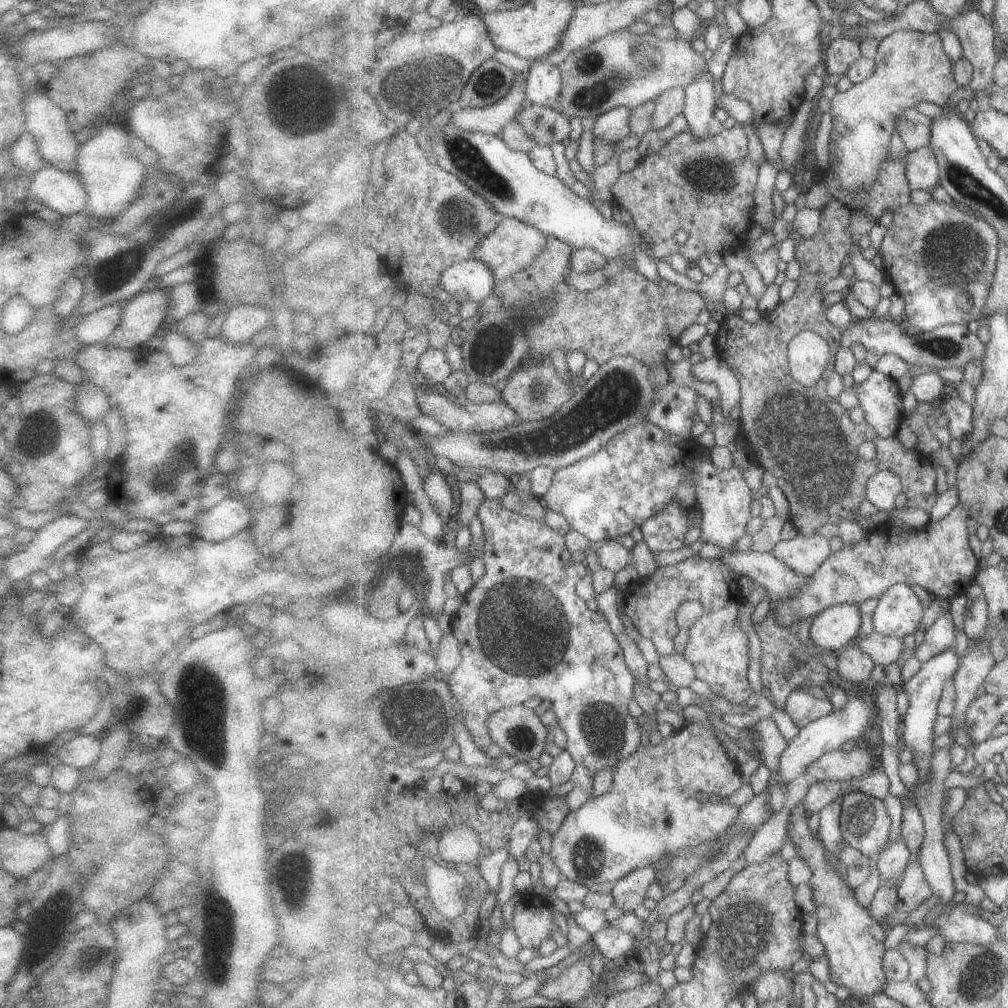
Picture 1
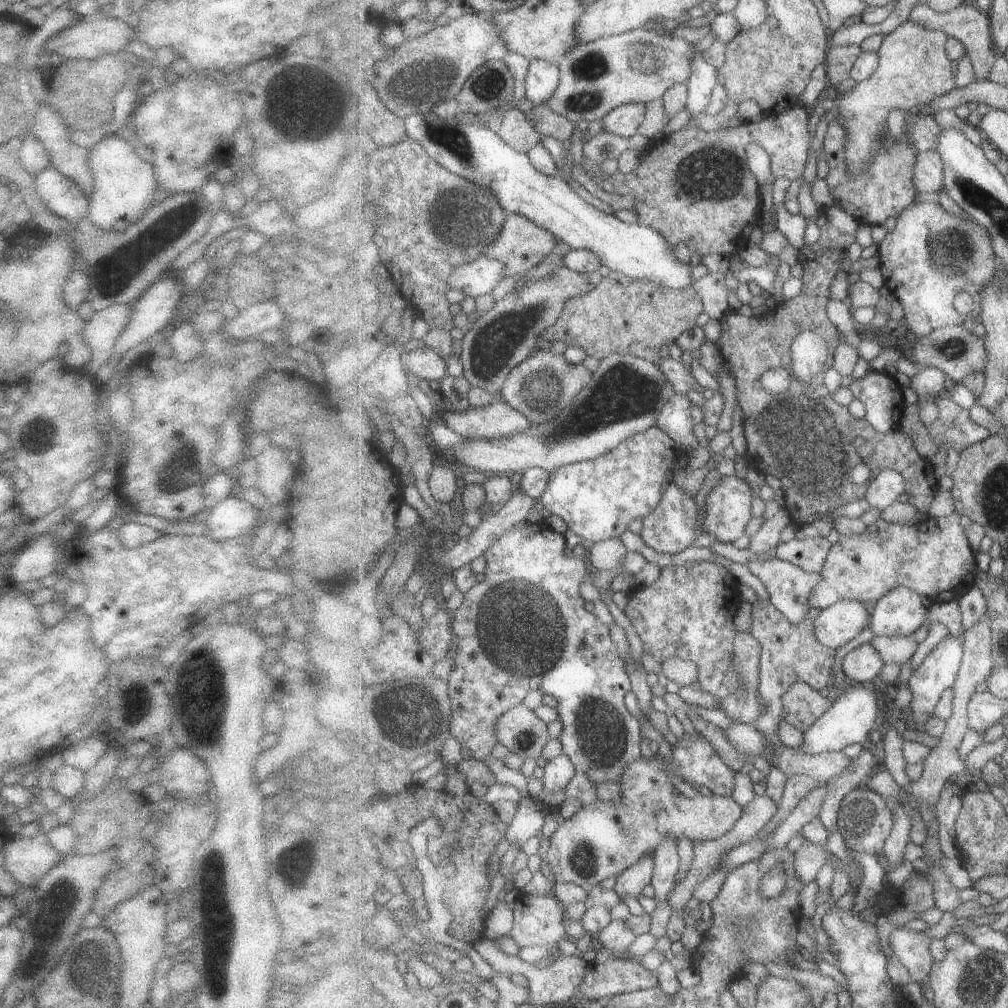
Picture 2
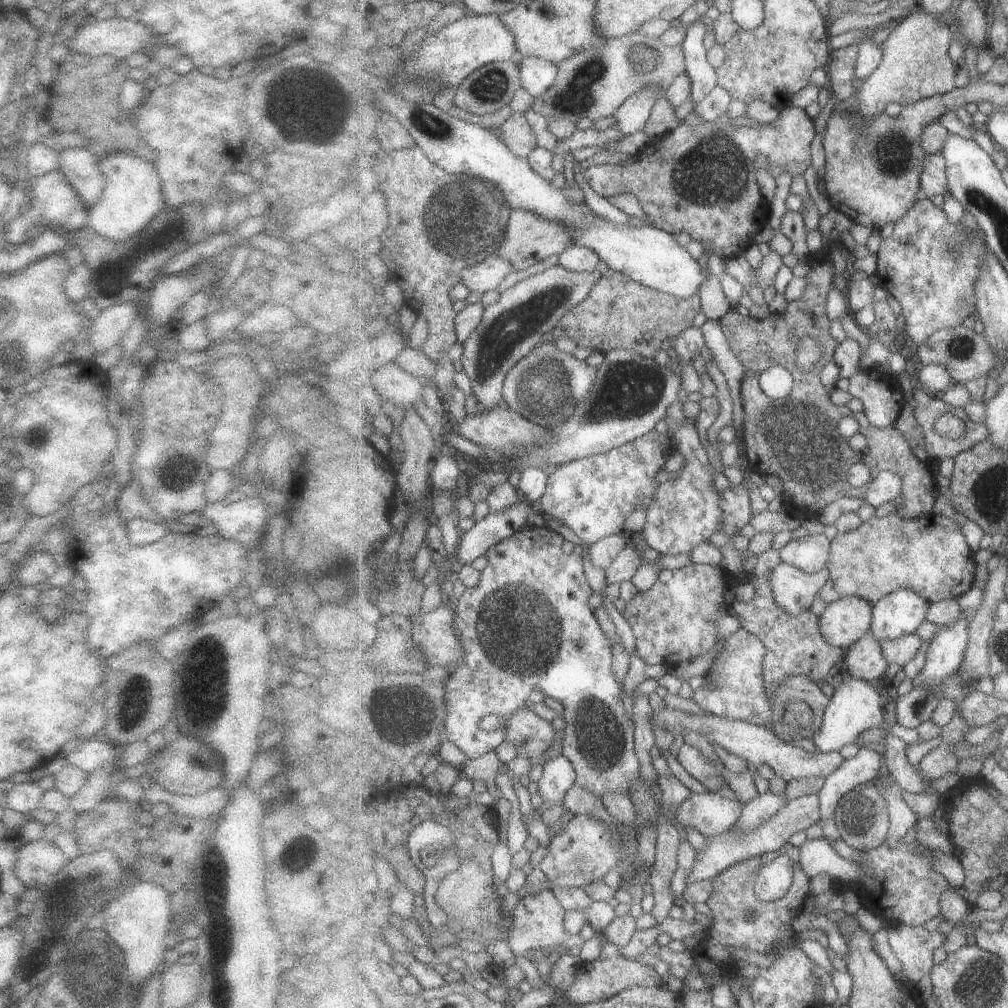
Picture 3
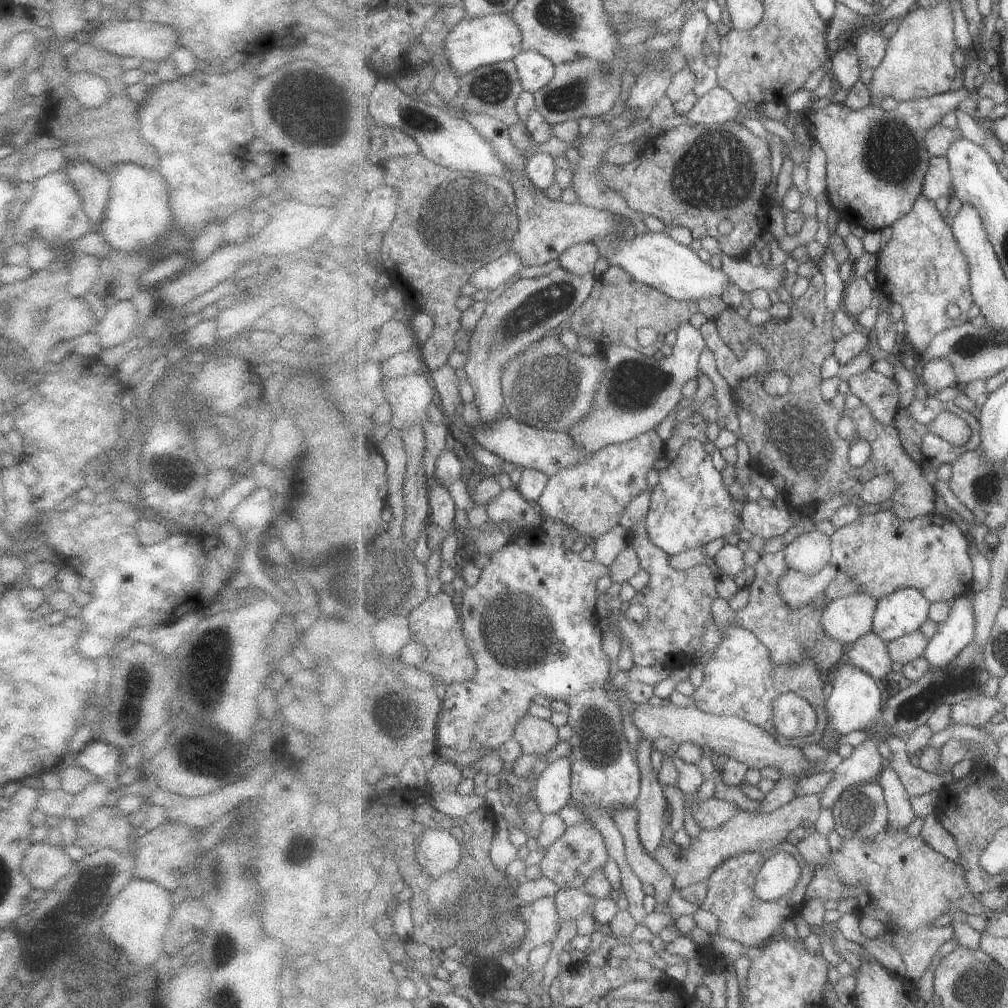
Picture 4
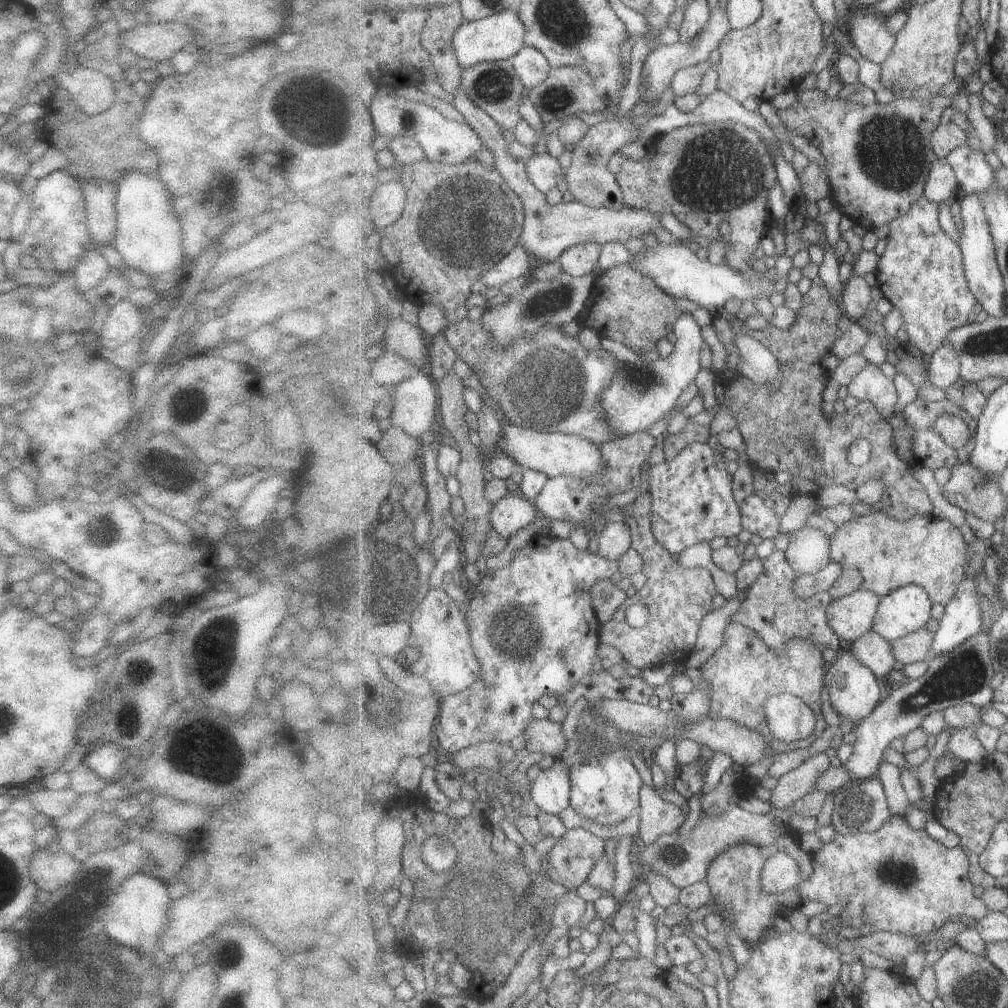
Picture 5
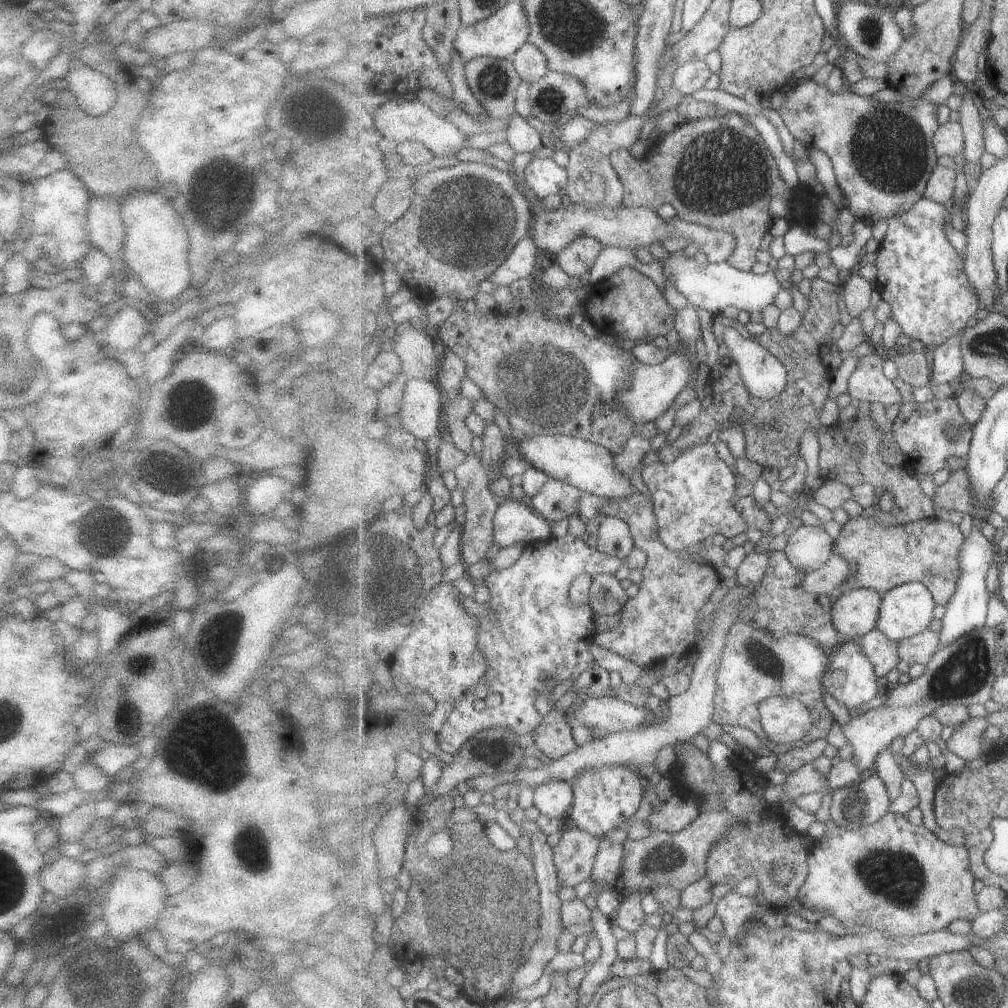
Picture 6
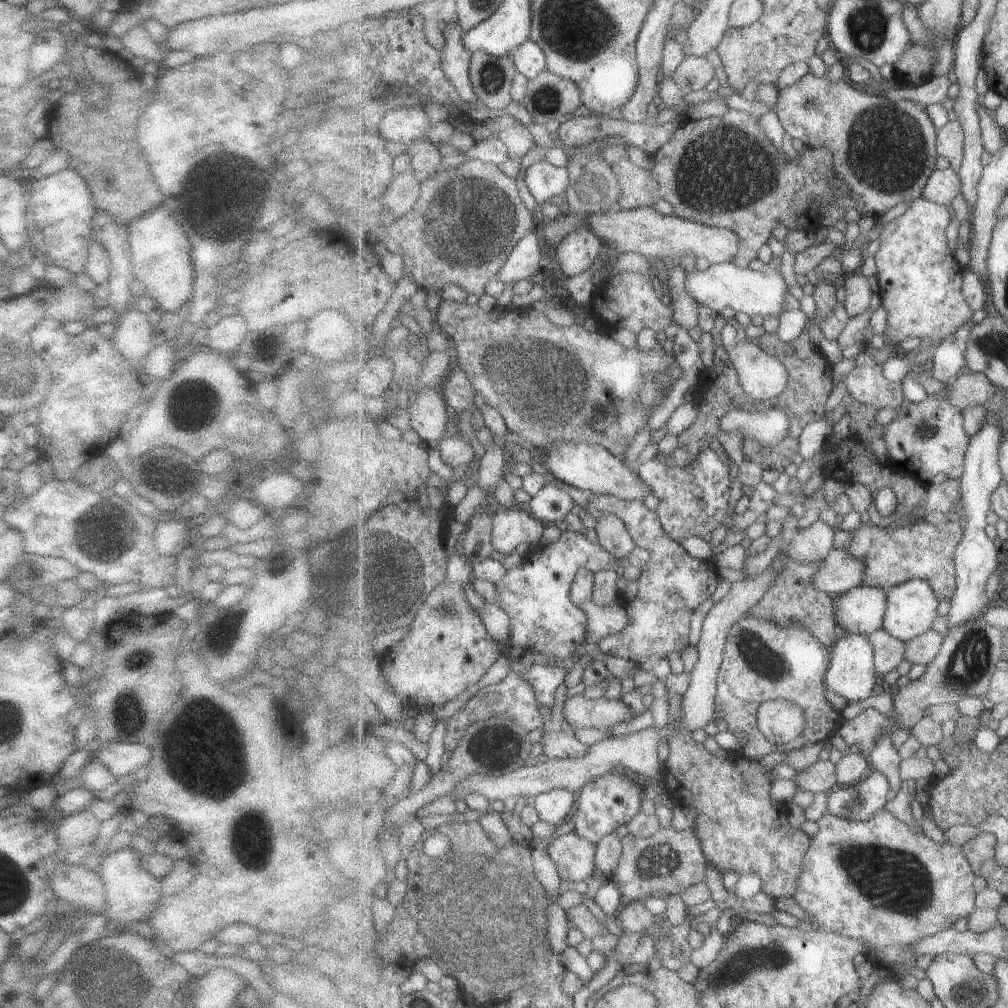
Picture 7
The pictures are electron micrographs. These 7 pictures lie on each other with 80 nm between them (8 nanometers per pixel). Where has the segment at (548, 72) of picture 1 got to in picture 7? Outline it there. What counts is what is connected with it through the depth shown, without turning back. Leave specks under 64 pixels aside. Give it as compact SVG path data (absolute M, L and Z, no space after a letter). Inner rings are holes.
M529 39L511 54L516 69L529 80L548 70L548 57L540 44Z

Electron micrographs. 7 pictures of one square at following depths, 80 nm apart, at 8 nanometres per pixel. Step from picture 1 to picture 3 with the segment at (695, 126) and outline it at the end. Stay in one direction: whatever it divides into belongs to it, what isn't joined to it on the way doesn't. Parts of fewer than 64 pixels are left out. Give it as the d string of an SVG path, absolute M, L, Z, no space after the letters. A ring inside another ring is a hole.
M701 17L687 26L686 36L682 40L686 72L692 80L690 99L695 108L701 107L704 98L718 85L717 69L707 62L707 48L703 46L705 34L709 31Z

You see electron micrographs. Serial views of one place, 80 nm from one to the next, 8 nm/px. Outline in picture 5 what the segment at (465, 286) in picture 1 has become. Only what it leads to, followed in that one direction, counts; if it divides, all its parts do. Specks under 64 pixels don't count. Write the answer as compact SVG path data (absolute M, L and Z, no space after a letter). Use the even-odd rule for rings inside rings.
M520 244L517 245L500 263L485 271L480 276L480 281L486 287L497 287L507 285L514 278L529 276L531 270L531 256Z

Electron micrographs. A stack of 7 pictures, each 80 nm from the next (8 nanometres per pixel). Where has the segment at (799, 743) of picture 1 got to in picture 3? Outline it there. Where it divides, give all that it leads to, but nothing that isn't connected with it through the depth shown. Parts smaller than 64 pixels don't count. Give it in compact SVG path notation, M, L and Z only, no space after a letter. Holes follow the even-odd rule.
M845 673L841 676L835 675L833 682L835 693L826 708L820 731L817 731L816 736L811 739L817 751L830 753L841 750L847 744L856 743L863 732L875 727L883 728L889 734L905 740L908 744L919 740L917 728L907 729L897 722L892 722L890 716L883 716L881 694L873 688L873 684L869 684L869 681Z

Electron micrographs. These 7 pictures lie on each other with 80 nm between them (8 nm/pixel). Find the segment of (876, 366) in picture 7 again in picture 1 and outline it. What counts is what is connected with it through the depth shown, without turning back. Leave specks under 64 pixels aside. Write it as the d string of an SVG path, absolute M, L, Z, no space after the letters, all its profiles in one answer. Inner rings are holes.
M873 370L862 384L857 384L853 388L859 398L859 405L865 412L865 420L883 438L895 437L900 426L905 422L905 408L903 408L902 394L899 392L897 379Z

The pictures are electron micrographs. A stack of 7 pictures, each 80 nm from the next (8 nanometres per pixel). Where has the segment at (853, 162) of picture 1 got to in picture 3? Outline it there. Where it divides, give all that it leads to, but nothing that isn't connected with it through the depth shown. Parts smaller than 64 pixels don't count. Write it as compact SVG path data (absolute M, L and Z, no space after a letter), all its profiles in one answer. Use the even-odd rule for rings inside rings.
M916 7L897 24L881 44L884 55L880 67L860 84L858 101L851 112L857 112L863 117L877 117L880 121L891 102L897 102L904 108L955 88L959 64L952 59L949 51L956 36L950 25L940 20L941 17Z

